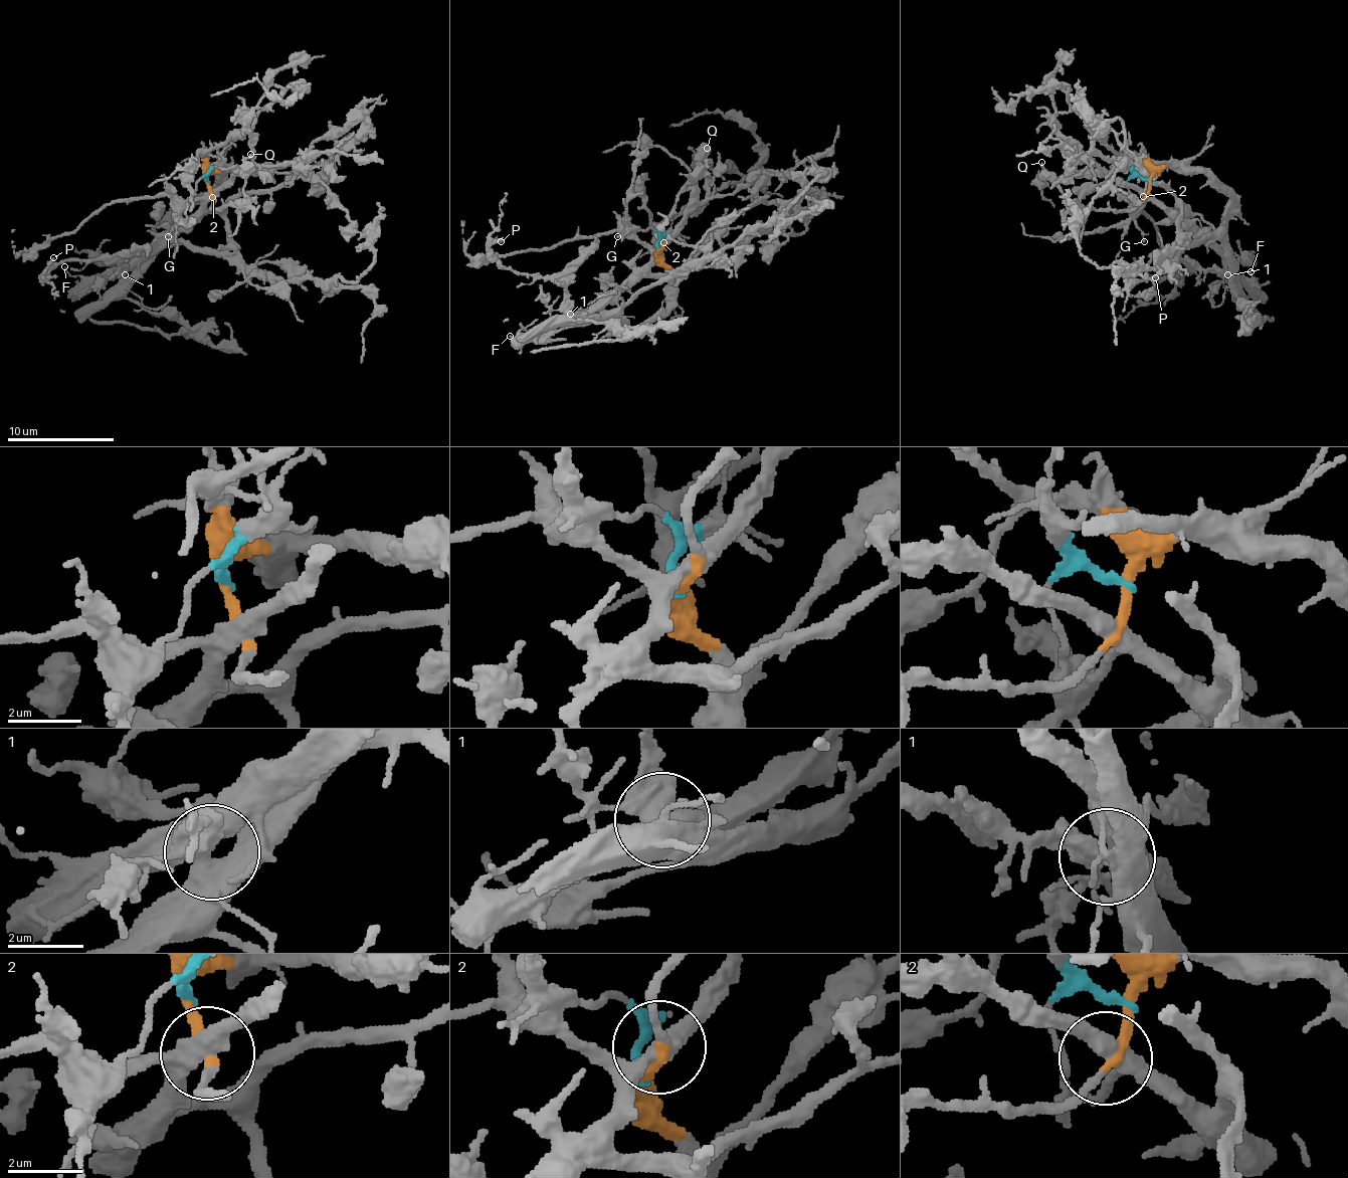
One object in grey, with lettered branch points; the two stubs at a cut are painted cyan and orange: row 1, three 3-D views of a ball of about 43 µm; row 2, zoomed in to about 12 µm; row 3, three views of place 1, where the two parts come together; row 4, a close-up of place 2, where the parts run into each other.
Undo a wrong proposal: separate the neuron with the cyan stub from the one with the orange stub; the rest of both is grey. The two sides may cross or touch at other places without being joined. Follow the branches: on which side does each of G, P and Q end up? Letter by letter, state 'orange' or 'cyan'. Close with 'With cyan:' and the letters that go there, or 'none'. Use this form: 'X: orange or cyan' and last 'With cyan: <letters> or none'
G: cyan
P: orange
Q: orange
With cyan: G

